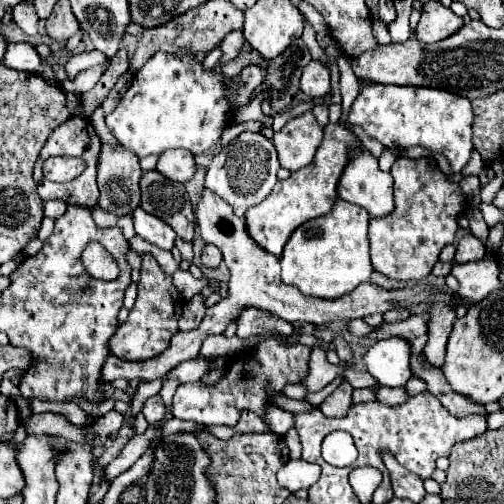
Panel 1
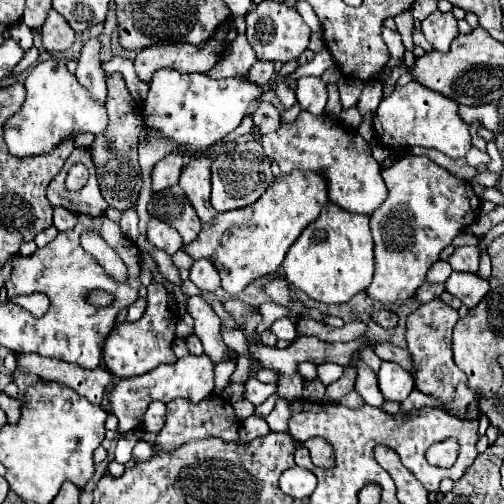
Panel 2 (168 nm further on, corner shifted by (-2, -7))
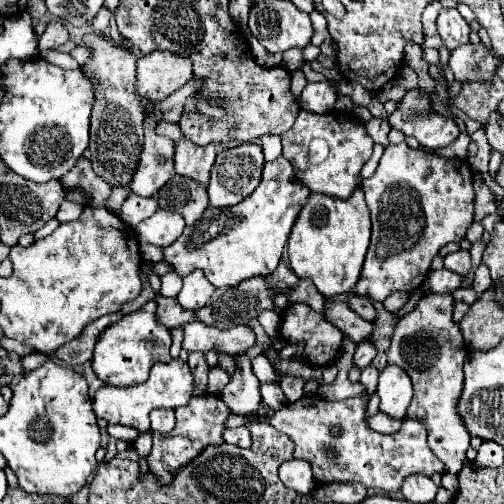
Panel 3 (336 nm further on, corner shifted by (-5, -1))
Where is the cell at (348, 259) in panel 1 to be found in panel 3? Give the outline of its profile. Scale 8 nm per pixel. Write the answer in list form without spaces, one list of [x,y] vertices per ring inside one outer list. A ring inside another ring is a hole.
[[[358,188],[348,200],[312,194],[296,220],[288,256],[294,274],[302,280],[312,280],[318,292],[326,298],[350,292],[360,280],[360,270],[370,244],[370,212],[364,202],[364,192]]]

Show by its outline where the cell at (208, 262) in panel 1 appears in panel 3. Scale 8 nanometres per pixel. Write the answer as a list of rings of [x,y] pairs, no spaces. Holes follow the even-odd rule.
[[[194,270],[192,274],[188,274],[184,278],[184,286],[178,294],[178,302],[184,310],[198,310],[198,308],[206,306],[206,302],[214,294],[214,290],[216,288],[208,282],[208,278],[204,278],[204,272]]]

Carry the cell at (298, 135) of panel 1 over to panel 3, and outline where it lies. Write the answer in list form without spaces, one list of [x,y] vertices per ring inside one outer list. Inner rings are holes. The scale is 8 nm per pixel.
[[[302,110],[294,126],[282,134],[282,148],[284,158],[290,160],[296,170],[296,178],[312,192],[346,200],[356,188],[360,188],[360,170],[370,160],[374,142],[368,136],[364,124],[354,120],[350,114],[312,114]]]

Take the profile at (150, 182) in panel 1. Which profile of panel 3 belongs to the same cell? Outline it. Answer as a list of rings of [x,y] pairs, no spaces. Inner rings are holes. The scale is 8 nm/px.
[[[174,176],[168,184],[164,184],[158,190],[156,200],[162,210],[174,210],[182,214],[186,226],[192,226],[196,220],[200,220],[208,206],[206,188],[182,176]]]

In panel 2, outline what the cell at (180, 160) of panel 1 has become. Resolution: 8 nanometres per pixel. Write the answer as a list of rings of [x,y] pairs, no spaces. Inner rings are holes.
[[[169,154],[167,158],[159,160],[151,170],[151,192],[159,192],[169,186],[175,186],[181,168],[183,168],[183,156],[179,154]]]

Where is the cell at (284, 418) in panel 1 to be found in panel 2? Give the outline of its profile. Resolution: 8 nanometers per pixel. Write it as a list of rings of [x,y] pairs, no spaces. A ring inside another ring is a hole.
[[[249,416],[249,418],[243,420],[241,426],[239,426],[239,442],[241,442],[241,444],[247,444],[247,442],[251,442],[253,438],[265,436],[265,434],[269,434],[269,426],[267,426],[265,418],[259,418],[259,416]]]

